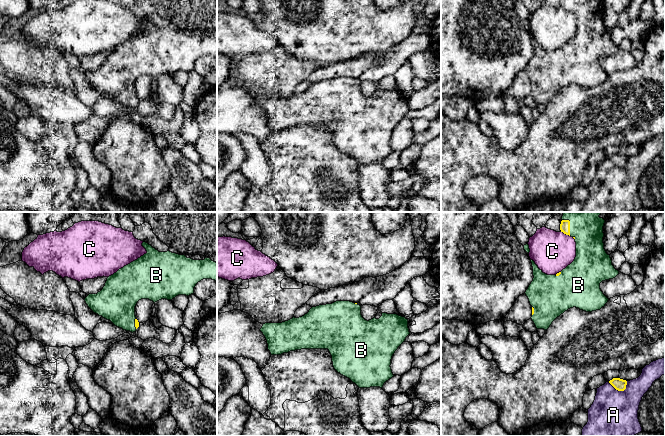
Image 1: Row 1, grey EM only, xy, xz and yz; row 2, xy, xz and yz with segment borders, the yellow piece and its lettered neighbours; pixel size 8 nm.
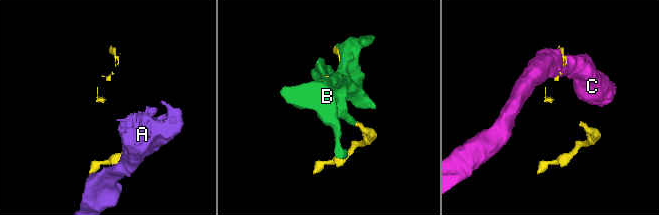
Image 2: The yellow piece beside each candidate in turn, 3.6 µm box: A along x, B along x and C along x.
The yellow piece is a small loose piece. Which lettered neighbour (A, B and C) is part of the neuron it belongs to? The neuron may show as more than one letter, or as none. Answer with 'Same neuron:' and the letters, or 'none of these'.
Same neuron: B

